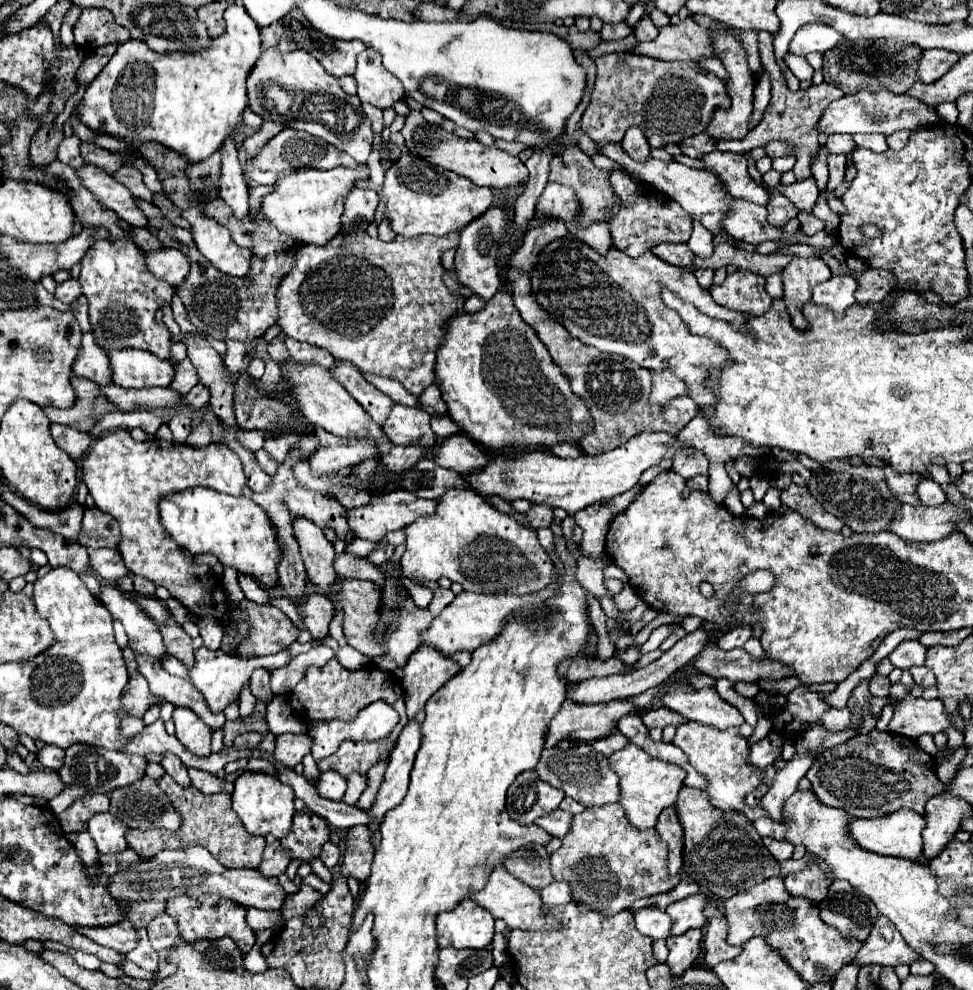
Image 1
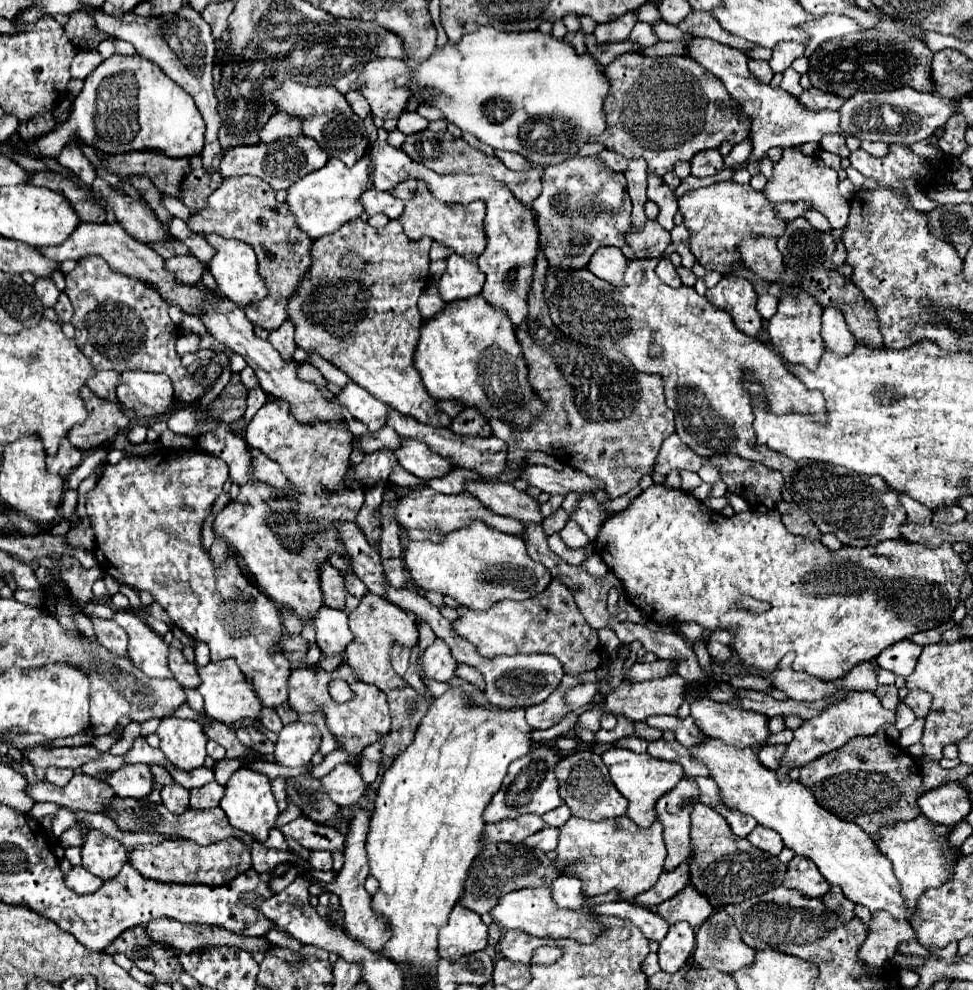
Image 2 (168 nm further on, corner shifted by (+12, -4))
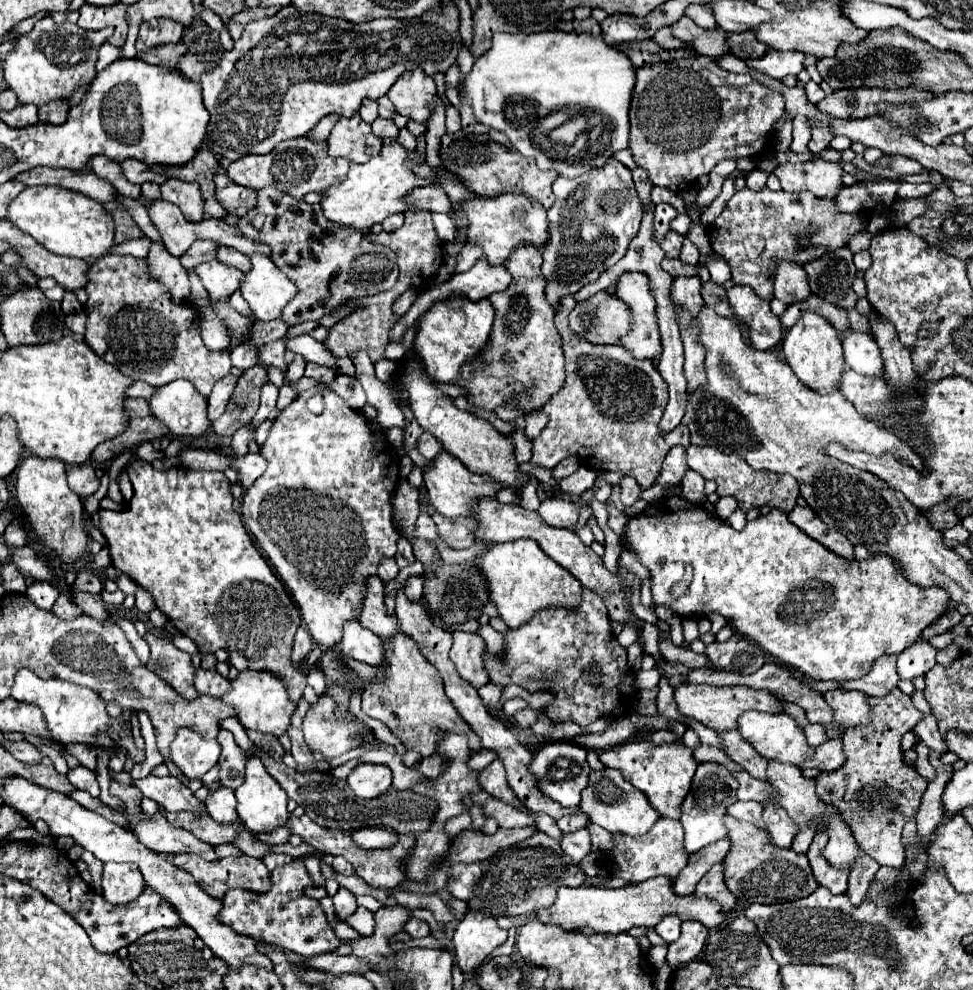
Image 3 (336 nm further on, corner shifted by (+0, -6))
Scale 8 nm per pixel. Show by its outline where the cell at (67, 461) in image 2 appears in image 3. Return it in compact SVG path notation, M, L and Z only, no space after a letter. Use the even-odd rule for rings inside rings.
M89 463L69 465L67 467L67 483L81 499L93 495L99 489L99 479Z

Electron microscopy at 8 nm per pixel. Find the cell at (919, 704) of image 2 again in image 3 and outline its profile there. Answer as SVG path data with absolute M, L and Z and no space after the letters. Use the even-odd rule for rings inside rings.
M923 715L923 719L913 727L913 731L927 743L929 749L943 753L943 739L937 731L937 719L935 715Z

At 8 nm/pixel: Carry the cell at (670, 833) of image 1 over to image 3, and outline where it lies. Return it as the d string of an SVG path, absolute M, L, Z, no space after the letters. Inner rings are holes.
M701 763L697 767L697 773L693 777L693 785L681 805L681 823L685 829L685 851L689 855L697 853L699 849L723 839L727 833L723 831L723 815L727 813L727 807L737 801L735 797L737 783L731 779L731 773L717 765L717 763Z

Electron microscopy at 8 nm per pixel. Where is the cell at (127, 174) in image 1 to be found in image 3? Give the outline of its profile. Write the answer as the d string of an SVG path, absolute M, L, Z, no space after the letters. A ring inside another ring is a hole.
M167 179L161 185L161 199L175 203L187 221L205 219L204 201L195 183L185 183L181 179Z

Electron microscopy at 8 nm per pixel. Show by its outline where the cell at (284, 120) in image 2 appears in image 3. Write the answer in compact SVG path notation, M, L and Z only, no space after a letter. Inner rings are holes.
M327 115L327 117L323 117L323 119L307 133L307 139L309 139L309 141L325 141L327 135L331 133L331 127L337 123L337 119L339 119L339 115Z

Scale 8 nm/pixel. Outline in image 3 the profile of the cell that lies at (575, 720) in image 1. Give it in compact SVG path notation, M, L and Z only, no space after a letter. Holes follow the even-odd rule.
M679 685L675 687L675 703L677 703L677 711L685 717L695 717L697 721L701 721L703 725L715 729L715 731L727 731L727 729L735 729L737 727L737 717L743 711L767 711L767 713L779 713L779 699L777 695L769 693L769 691L755 691L751 687L741 687L741 685L733 685L733 687L713 687L713 685Z

